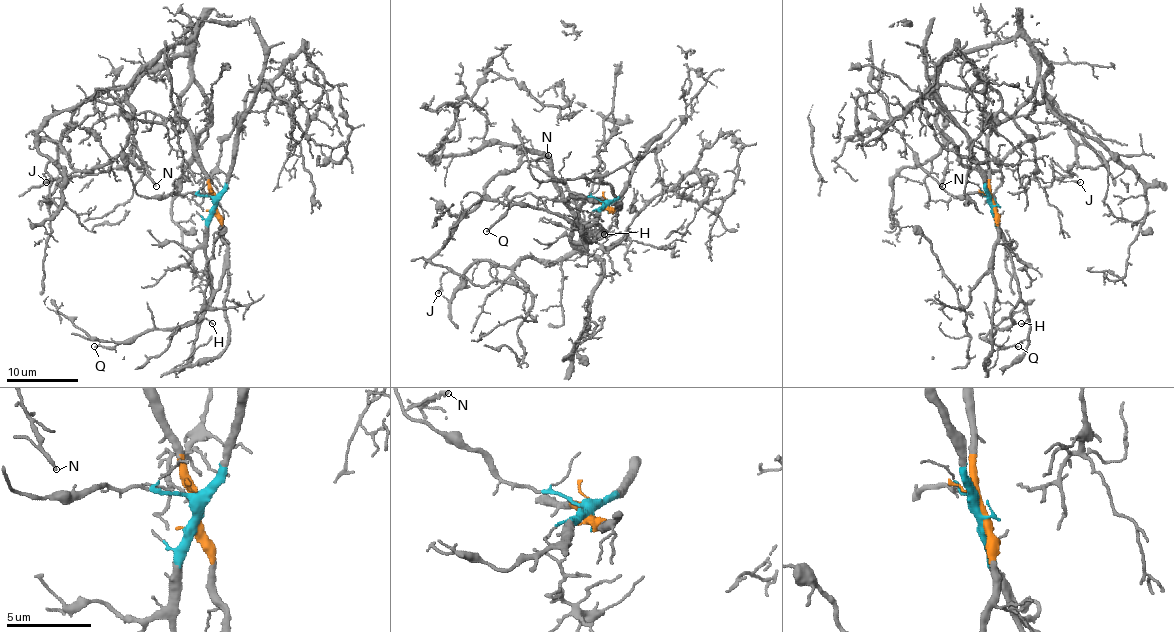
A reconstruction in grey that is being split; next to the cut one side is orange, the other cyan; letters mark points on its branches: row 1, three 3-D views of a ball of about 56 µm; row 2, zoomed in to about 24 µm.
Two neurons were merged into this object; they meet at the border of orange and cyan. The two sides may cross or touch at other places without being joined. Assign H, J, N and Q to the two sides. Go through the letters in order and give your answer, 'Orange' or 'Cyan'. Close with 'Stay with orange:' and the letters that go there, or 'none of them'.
H: Cyan
J: Orange
N: Orange
Q: Cyan
Stay with orange: J, N

